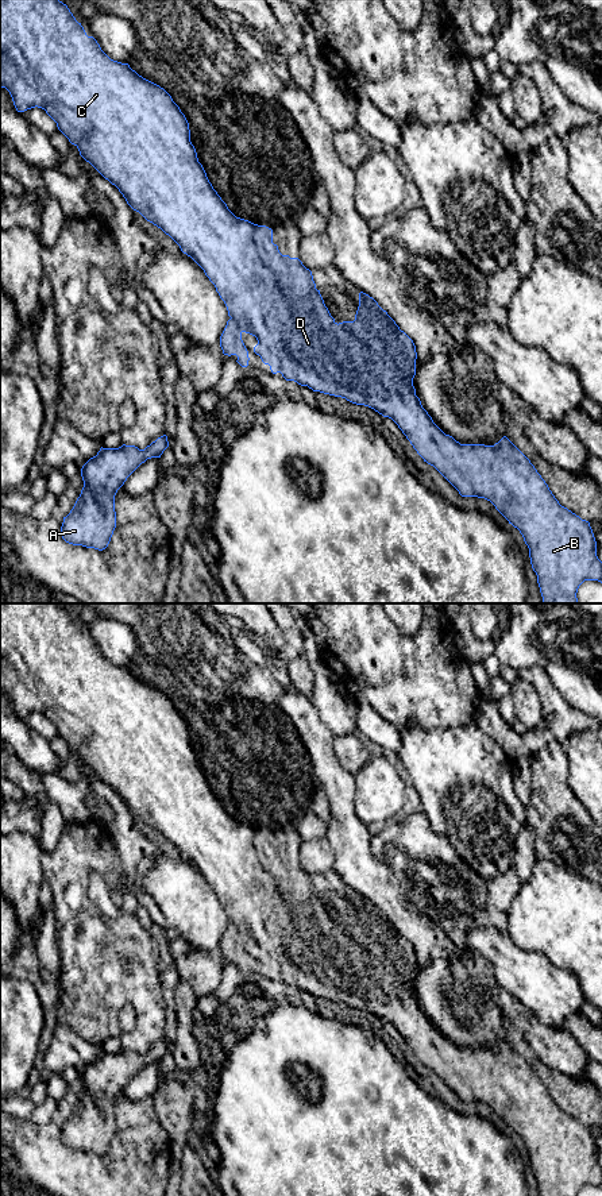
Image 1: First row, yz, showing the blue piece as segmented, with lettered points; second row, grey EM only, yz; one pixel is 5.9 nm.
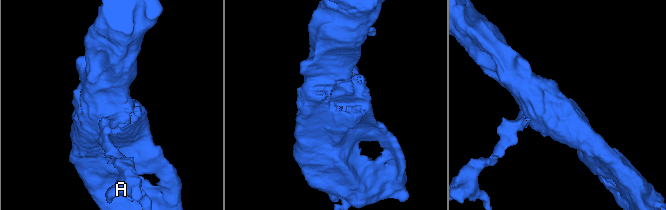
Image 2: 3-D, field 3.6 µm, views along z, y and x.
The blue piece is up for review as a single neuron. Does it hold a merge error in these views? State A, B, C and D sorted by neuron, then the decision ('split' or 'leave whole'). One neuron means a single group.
A B C D | leave whole

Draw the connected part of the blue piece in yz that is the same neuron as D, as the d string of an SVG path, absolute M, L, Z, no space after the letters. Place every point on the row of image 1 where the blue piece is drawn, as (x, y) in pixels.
M0 0L0 88L5 88L13 101L18 112L24 112L31 108L42 108L57 123L58 130L74 144L80 155L89 162L105 180L115 185L126 198L127 204L139 212L147 221L161 228L169 235L181 248L184 254L190 256L205 273L209 281L215 285L216 292L224 301L228 316L227 325L220 336L220 347L224 355L236 355L238 363L242 367L248 366L248 351L242 340L242 333L250 333L256 337L258 344L254 352L261 356L265 364L270 366L273 374L281 373L286 381L294 381L301 386L308 386L313 391L346 398L347 401L364 405L383 417L391 418L406 439L410 441L417 454L433 466L458 491L462 497L478 497L490 501L495 509L520 531L525 544L529 548L529 558L533 571L537 575L537 583L543 597L543 603L579 603L576 593L584 580L598 580L602 583L602 562L597 556L597 541L590 526L590 522L562 506L549 490L545 481L537 472L530 460L506 437L503 436L494 445L485 444L460 444L452 436L445 435L432 420L428 412L422 408L420 398L416 396L413 378L416 375L416 346L413 340L400 329L395 321L383 310L378 302L368 294L359 293L359 306L354 321L336 323L331 316L320 290L316 289L312 271L306 269L298 258L282 255L278 246L273 243L273 229L266 225L258 225L248 220L236 217L221 200L217 192L209 182L202 165L198 162L194 146L190 142L189 123L180 107L173 101L171 96L159 85L143 78L128 63L121 63L111 59L100 47L93 36L88 36L81 23L76 20L66 4L59 0Z

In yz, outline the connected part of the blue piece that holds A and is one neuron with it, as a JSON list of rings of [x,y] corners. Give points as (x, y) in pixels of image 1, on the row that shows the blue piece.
[[[166,435],[144,450],[126,444],[119,448],[101,447],[81,468],[84,487],[70,513],[63,517],[62,539],[73,545],[105,549],[116,528],[117,490],[142,463],[161,458],[167,447]]]

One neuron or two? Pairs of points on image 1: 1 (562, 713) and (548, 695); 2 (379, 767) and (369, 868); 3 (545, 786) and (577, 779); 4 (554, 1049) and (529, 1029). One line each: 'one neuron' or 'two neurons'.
1: one neuron
2: two neurons
3: two neurons
4: one neuron

